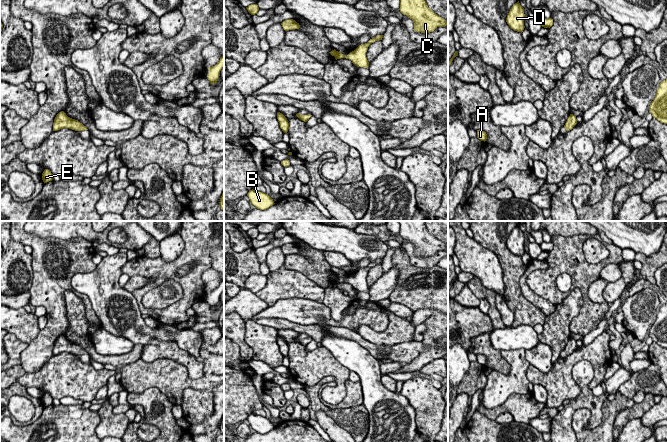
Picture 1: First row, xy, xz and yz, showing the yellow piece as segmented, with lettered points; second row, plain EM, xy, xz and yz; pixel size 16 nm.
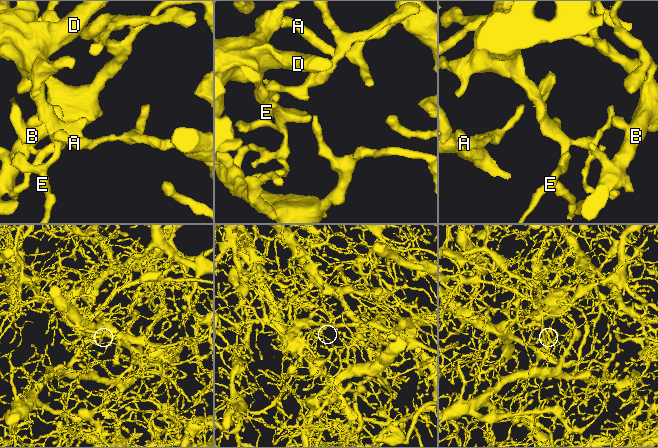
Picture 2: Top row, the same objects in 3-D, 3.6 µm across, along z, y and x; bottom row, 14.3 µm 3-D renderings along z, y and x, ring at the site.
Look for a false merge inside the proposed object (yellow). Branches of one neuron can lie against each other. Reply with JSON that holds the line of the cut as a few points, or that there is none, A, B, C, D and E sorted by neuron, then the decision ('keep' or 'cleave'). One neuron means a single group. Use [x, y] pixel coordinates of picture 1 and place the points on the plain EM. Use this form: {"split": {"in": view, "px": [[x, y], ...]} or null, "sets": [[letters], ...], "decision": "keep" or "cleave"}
{"split": null, "sets": [["A", "B", "C", "D", "E"]], "decision": "keep"}

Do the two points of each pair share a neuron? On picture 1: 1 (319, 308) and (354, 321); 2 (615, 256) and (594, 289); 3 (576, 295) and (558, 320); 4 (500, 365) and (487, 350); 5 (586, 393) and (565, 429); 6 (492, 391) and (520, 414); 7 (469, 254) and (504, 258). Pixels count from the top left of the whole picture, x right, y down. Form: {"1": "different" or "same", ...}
{"1": "same", "2": "different", "3": "same", "4": "same", "5": "same", "6": "different", "7": "different"}

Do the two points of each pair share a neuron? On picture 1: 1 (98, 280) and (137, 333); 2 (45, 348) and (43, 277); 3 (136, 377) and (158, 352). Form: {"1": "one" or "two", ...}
{"1": "one", "2": "one", "3": "two"}

